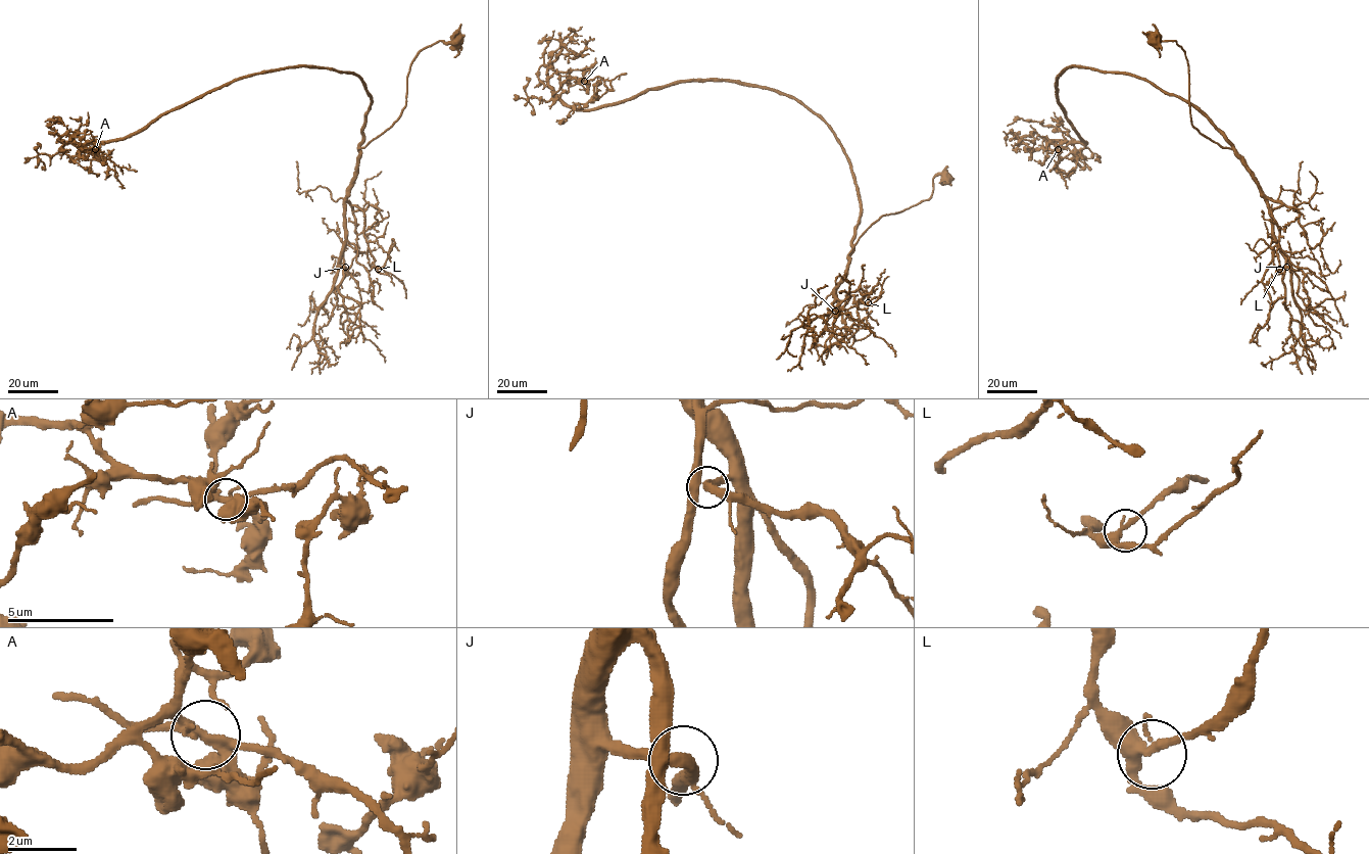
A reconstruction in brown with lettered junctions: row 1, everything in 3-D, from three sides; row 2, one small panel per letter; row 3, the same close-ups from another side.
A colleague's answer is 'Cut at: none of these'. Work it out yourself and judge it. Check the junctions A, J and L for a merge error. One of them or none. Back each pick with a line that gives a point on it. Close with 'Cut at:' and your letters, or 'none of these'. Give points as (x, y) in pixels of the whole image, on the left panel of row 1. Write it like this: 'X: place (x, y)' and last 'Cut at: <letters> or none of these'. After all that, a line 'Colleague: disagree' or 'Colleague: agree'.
A: place (95, 149)
Cut at: A
Colleague: disagree

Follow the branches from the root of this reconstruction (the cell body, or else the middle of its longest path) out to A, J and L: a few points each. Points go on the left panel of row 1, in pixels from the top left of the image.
A: (456, 40), (419, 52), (401, 115), (364, 147), (361, 80), (295, 66), (95, 150)
J: (456, 40), (439, 40), (419, 52), (407, 78), (401, 115), (358, 148), (357, 173), (345, 200), (345, 267)
L: (456, 40), (419, 52), (401, 115), (358, 148), (346, 199), (362, 211), (378, 269)

